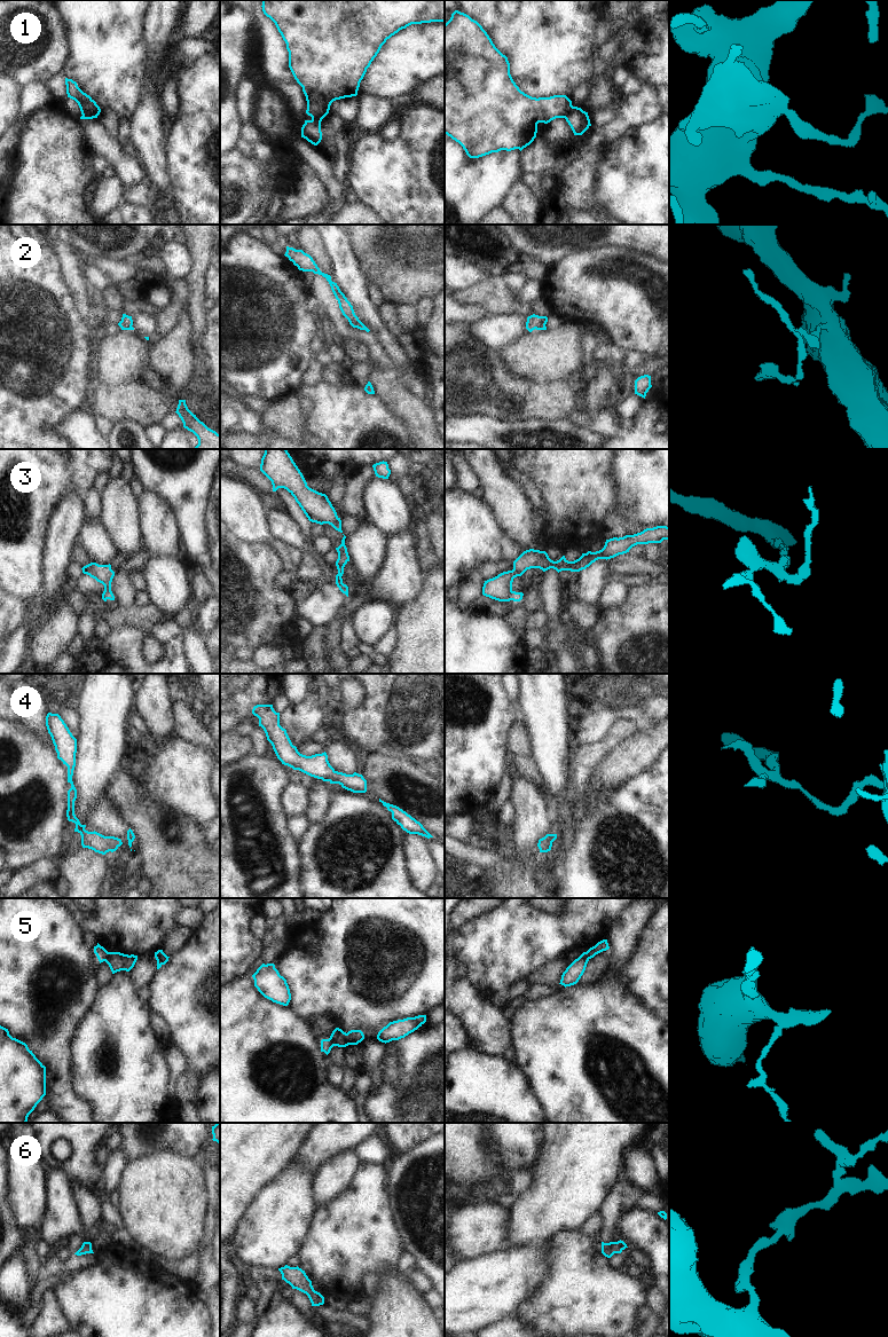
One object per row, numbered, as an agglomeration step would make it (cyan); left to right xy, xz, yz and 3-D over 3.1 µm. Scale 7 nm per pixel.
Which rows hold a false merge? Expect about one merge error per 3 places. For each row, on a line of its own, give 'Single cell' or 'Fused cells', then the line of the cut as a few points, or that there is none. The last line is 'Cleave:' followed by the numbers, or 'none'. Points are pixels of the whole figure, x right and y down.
1: Fused cells. Split along yz (572, 105), (564, 117)
2: Single cell. No split
3: Single cell. No split
4: Single cell. No split
5: Fused cells. Split along xy (108, 952), (103, 960)
6: Single cell. No split
Cleave: 1, 5

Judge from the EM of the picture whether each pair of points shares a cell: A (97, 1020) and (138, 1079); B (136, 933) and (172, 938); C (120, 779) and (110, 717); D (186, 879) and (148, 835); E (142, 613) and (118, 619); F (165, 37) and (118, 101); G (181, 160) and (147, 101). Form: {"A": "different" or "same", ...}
{"A": "same", "B": "different", "C": "different", "D": "same", "E": "same", "F": "different", "G": "different"}

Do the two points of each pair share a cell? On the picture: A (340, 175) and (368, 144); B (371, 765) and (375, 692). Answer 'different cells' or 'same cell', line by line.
A: different cells
B: different cells

